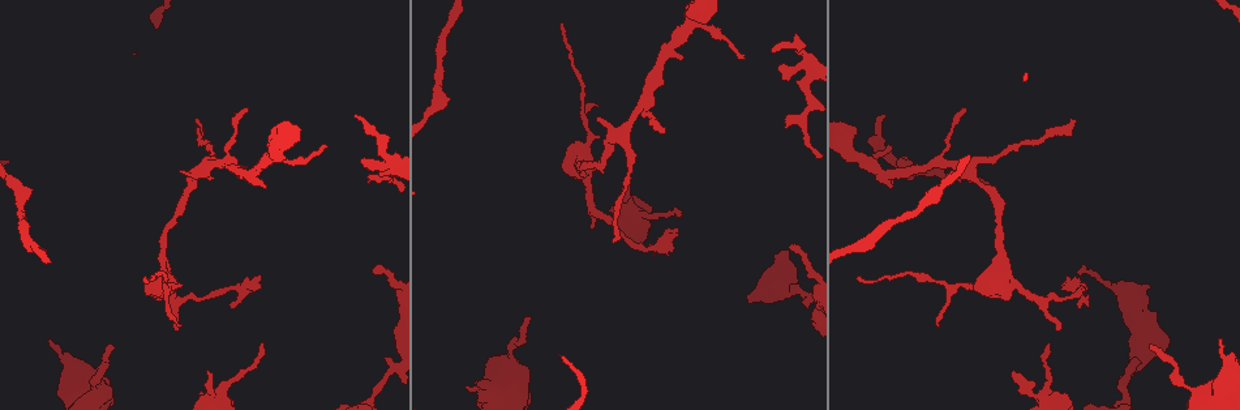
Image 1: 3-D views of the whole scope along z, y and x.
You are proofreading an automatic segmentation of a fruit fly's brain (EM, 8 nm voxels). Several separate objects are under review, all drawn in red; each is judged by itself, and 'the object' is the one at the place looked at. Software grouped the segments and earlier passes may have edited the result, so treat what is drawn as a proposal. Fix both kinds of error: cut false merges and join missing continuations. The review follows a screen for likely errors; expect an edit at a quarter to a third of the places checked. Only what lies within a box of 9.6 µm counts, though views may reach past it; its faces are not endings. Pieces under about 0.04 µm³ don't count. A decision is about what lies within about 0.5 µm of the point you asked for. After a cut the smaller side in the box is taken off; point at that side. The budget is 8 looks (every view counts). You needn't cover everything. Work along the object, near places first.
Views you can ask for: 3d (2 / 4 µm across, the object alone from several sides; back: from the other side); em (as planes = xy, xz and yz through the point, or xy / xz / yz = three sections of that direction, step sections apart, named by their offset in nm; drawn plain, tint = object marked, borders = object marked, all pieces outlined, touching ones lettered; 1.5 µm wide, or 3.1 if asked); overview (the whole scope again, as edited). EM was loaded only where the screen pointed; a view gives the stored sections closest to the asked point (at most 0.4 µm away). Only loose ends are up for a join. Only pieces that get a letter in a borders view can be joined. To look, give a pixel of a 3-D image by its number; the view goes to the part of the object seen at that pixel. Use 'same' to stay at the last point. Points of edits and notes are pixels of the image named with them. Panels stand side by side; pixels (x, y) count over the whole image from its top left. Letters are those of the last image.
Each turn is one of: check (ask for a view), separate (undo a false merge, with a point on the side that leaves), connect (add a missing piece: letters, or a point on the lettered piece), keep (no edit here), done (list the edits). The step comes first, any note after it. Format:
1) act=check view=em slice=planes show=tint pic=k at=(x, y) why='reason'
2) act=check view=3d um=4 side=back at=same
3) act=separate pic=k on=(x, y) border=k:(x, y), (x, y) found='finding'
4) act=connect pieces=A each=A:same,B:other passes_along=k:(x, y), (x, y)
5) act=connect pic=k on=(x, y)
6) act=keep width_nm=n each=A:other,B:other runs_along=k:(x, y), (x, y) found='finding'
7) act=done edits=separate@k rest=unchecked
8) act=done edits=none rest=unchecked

act=check view=3d um=2 pic=1 at=(779, 65) why='free end'

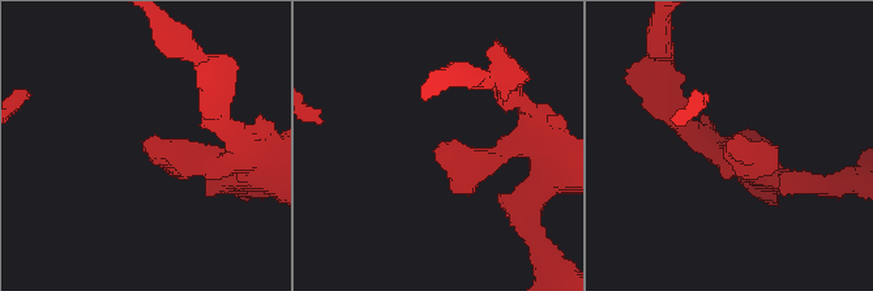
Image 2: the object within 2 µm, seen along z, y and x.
act=check view=em slice=xz step=4 show=borders pic=2 at=(440, 151) why='now the EM'

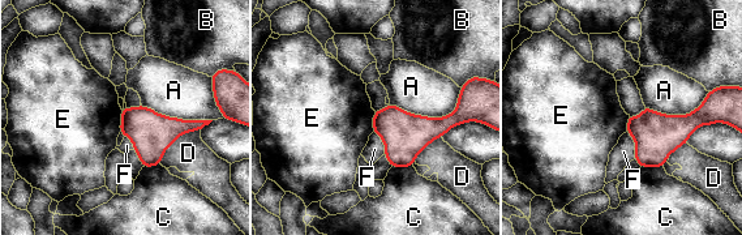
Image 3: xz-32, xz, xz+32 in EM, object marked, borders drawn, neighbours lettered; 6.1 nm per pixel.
act=keep each=A:other,B:other,C:other,D:other,E:other,F:other border=3:(121, 110), (119, 131) found='none of them fits'

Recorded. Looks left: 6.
act=check view=em slice=planes show=borders pic=1 at=(1077, 269)

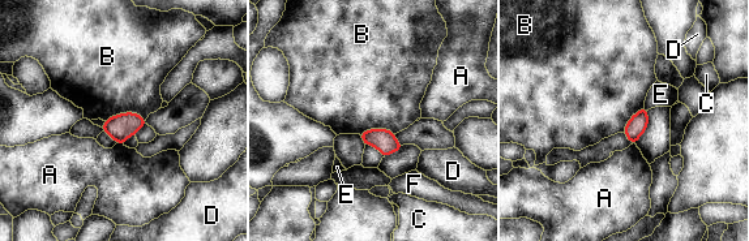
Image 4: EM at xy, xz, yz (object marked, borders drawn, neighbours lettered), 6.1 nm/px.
act=keep each=A:other,B:other,C:other,D:other,E:other,F:other border=4:(145, 119), (119, 112), (105, 121) found='none of them fits'

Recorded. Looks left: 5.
act=check view=3d um=4 pic=1 at=(593, 226) why='branch stops here'

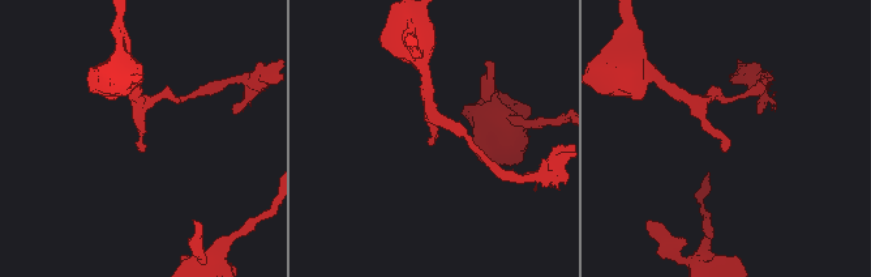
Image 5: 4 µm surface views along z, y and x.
act=check view=em slice=xz step=8 show=borders pic=5 at=(435, 137)

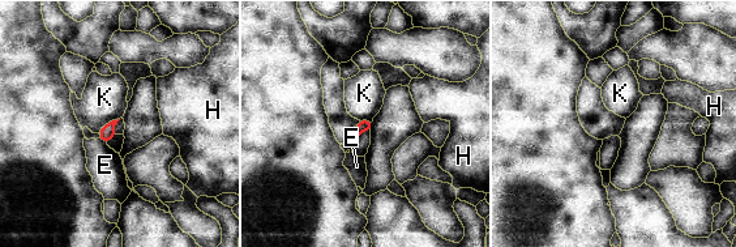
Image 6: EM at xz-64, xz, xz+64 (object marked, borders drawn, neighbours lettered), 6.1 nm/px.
act=check view=em slice=planes show=borders at=same why='another direction'

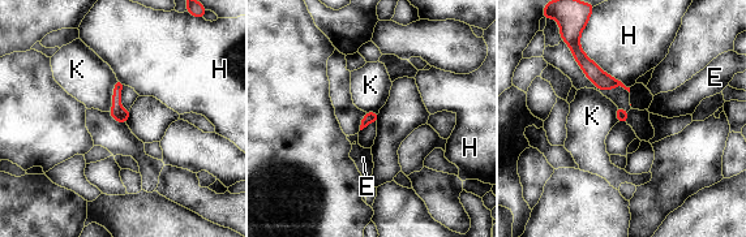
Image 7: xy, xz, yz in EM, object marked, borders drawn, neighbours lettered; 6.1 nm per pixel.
act=keep longest_contact=H:440nm each=E:other,H:other,K:other border=7:(116, 78), (107, 111) found='no lettered piece goes on from it'

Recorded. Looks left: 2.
act=done edits=none rest=unchecked

